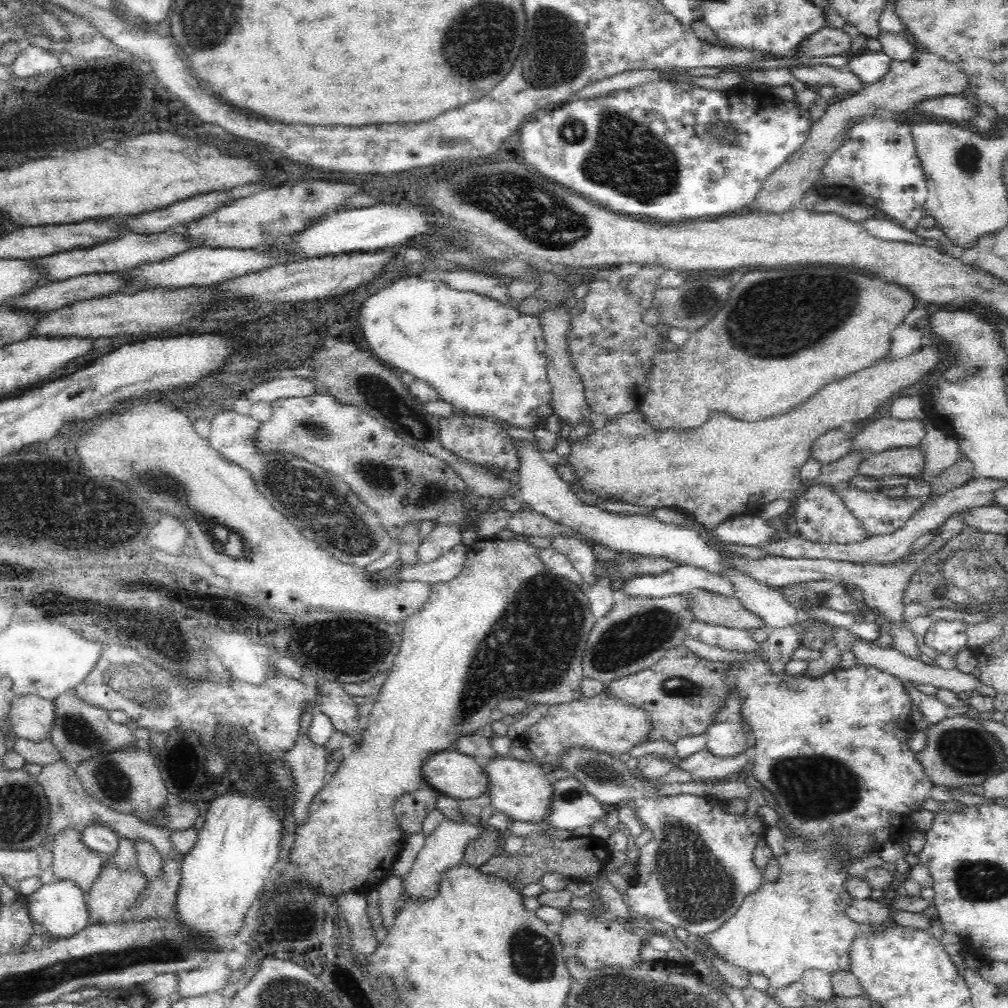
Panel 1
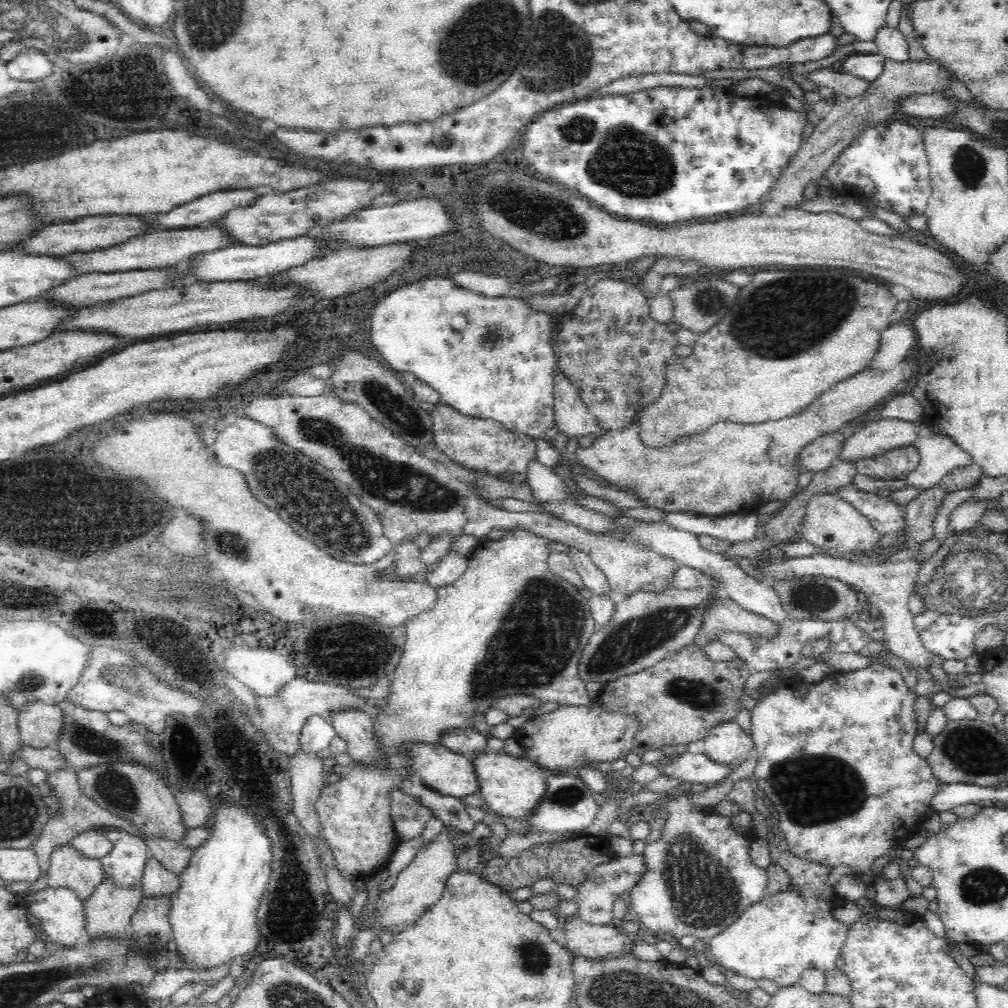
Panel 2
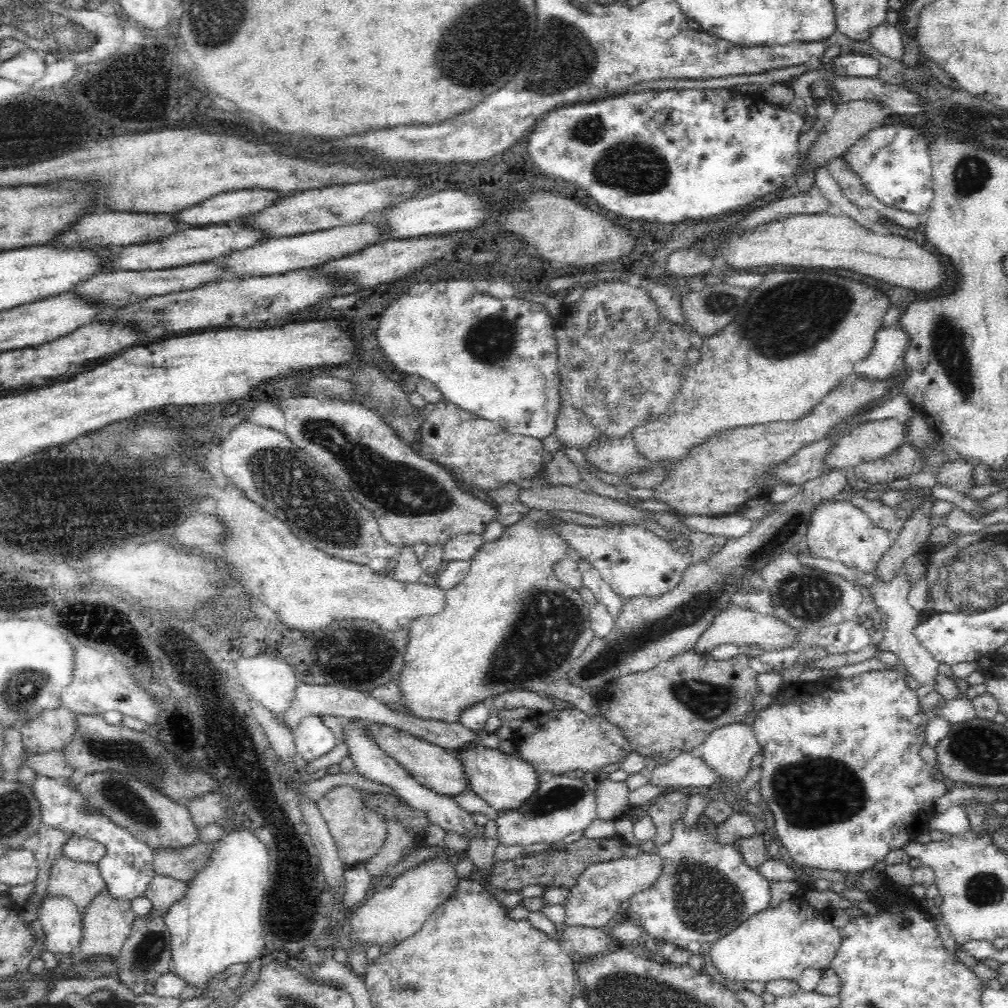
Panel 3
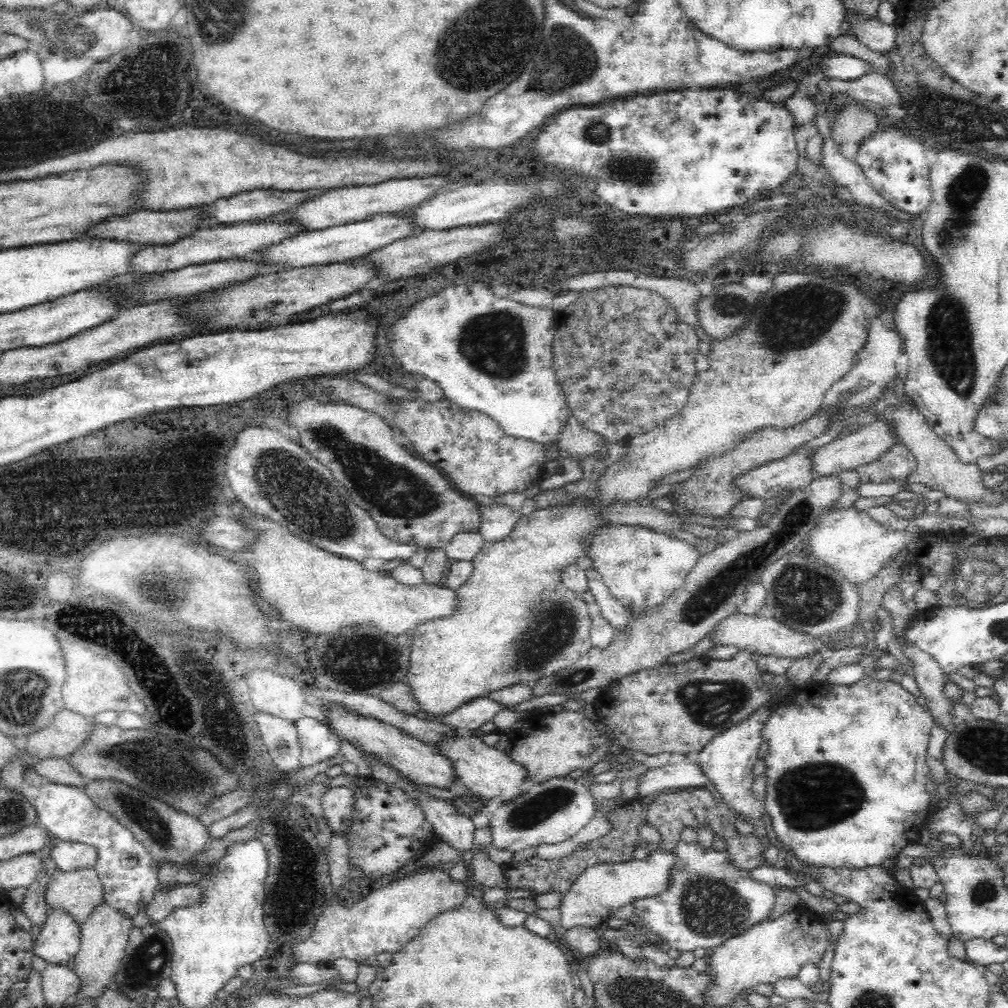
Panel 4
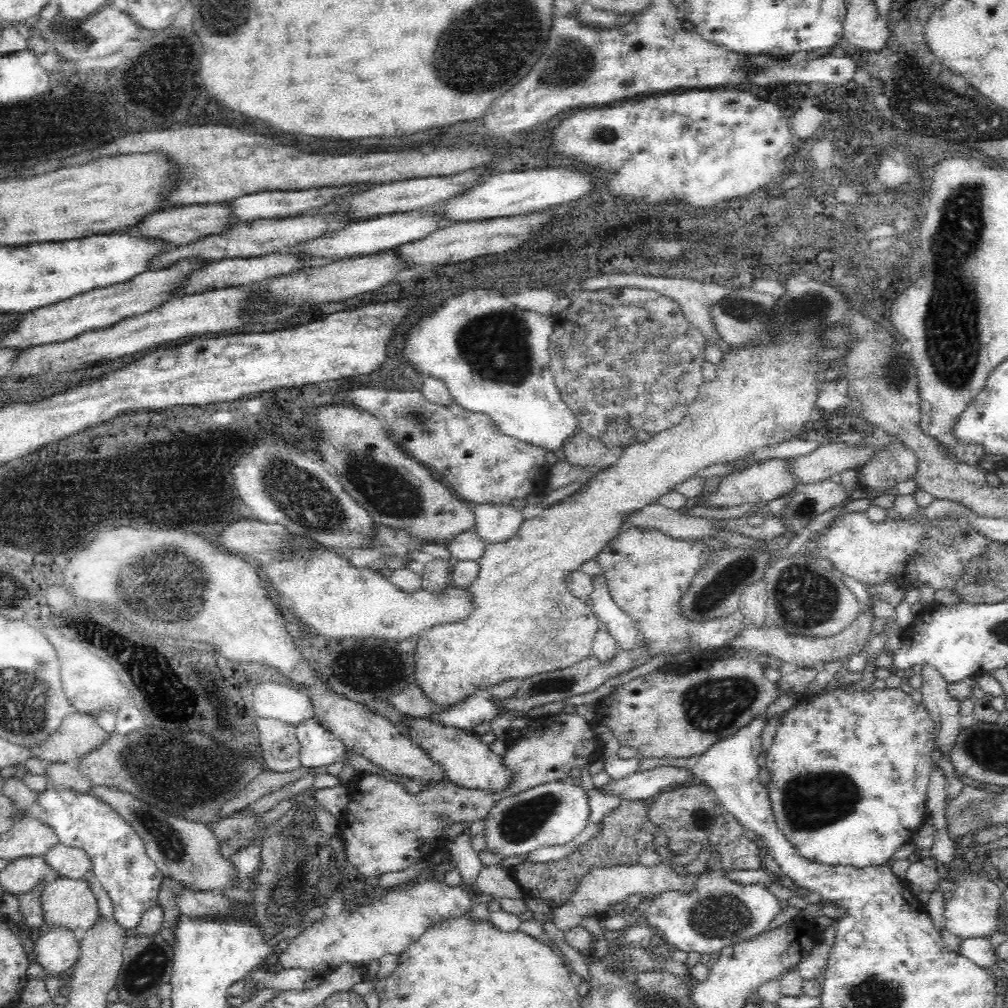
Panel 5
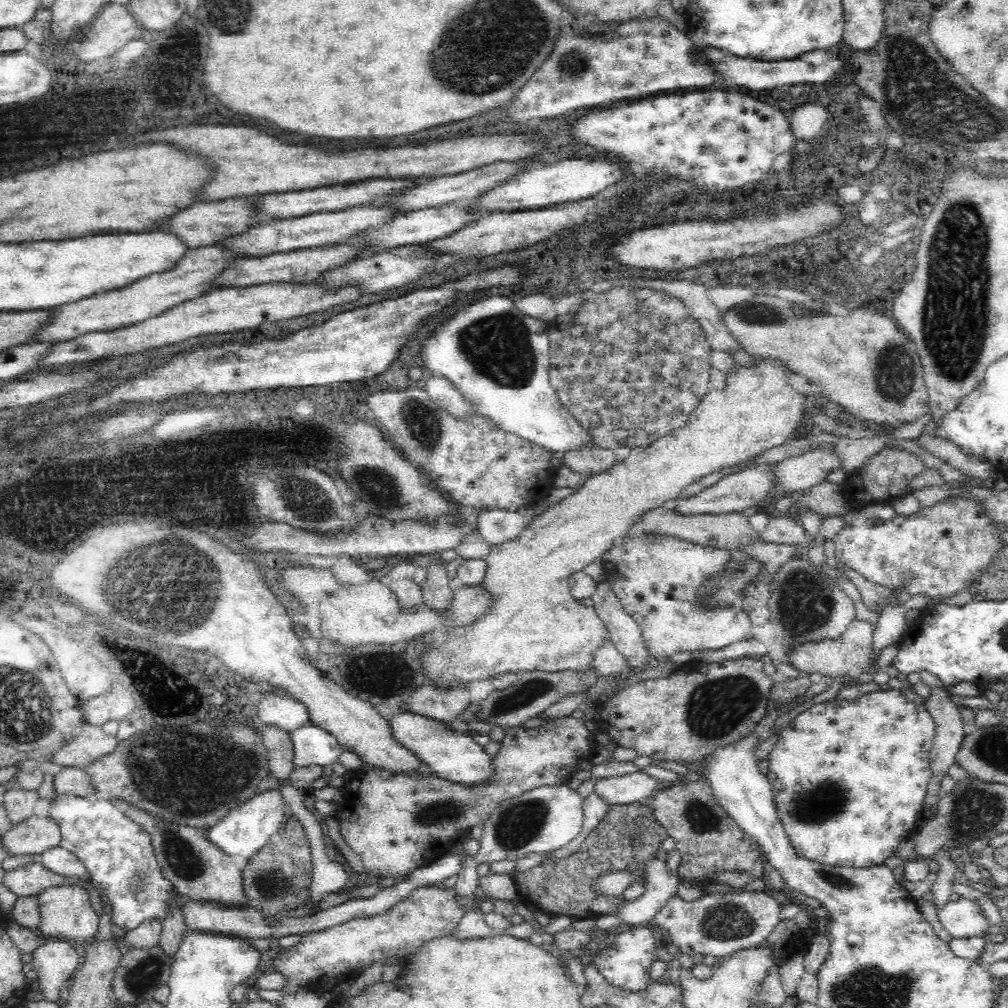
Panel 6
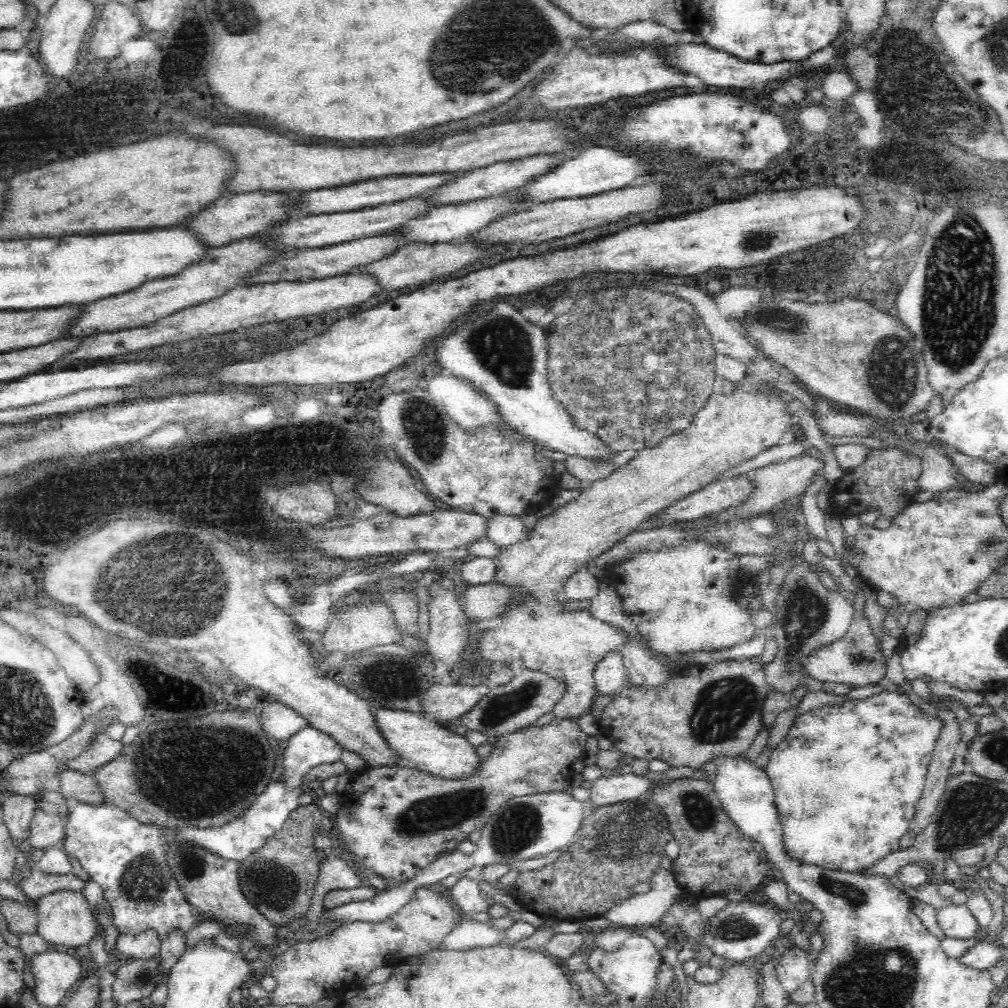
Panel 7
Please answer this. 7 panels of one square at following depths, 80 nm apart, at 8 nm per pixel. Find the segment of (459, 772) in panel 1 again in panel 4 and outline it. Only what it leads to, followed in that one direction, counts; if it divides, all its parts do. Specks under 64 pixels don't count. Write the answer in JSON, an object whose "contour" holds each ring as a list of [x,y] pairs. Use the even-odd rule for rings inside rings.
{"contour":[[[332,706],[332,708],[324,708],[323,710],[330,717],[330,726],[340,740],[346,740],[356,748],[362,747],[364,751],[376,753],[376,757],[394,765],[412,782],[418,782],[422,786],[440,788],[440,790],[448,790],[457,783],[458,777],[456,777],[452,760],[448,759],[448,756],[444,755],[444,752],[435,745],[411,738],[391,724],[369,718],[360,718],[340,707]]]}

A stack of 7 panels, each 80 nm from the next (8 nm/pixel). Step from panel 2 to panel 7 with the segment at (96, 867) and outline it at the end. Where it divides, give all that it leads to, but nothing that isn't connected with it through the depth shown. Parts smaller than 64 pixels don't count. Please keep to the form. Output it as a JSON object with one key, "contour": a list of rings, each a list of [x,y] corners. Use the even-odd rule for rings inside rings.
{"contour":[[[58,889],[49,892],[36,900],[36,908],[39,914],[37,934],[55,947],[76,949],[82,945],[88,946],[93,937],[98,934],[100,924],[92,912],[92,907],[90,907],[84,891]]]}

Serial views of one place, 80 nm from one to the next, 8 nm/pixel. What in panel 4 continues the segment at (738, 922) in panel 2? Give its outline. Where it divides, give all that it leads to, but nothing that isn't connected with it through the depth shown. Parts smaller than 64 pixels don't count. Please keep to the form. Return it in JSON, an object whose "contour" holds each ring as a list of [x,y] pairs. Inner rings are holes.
{"contour":[[[800,903],[794,910],[782,912],[778,918],[764,918],[744,932],[729,937],[709,951],[709,968],[715,986],[709,993],[711,1004],[730,1004],[736,996],[745,996],[758,984],[774,984],[781,978],[796,978],[806,965],[819,966],[830,944],[830,930],[822,918]]]}

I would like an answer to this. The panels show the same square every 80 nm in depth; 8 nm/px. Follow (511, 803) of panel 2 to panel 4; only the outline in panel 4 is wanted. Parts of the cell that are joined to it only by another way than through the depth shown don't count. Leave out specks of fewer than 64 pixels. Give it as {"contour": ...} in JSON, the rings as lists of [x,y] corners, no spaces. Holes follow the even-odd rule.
{"contour":[[[457,732],[452,739],[442,740],[435,746],[452,760],[456,777],[458,777],[456,782],[464,785],[477,797],[483,800],[500,798],[500,802],[507,803],[524,794],[528,781],[528,768],[512,759],[510,754],[505,754],[495,747],[486,746],[481,738],[473,738],[465,733]]]}

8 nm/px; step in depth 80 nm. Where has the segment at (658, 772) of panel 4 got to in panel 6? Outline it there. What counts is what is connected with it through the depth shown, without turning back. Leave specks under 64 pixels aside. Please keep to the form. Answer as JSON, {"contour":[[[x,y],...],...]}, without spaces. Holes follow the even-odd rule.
{"contour":[[[635,771],[624,776],[602,778],[595,781],[594,790],[605,804],[634,804],[648,797],[655,798],[663,786],[658,780],[644,771]]]}

